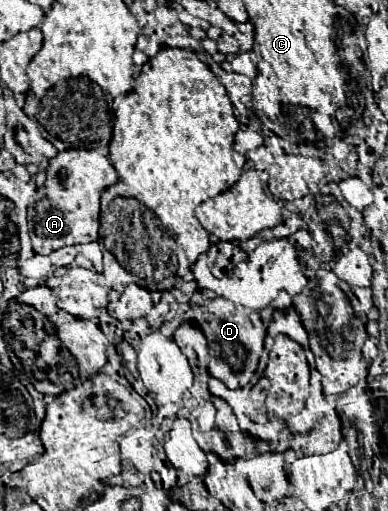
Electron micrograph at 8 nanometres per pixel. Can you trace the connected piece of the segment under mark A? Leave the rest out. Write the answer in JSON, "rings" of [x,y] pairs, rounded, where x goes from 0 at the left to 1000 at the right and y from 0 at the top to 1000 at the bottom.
{"rings":[[[152,295],[126,315],[116,370],[90,378],[85,405],[75,413],[75,464],[85,491],[101,499],[131,499],[142,487],[162,479],[245,472],[260,429],[255,386],[276,366],[302,358],[302,339],[281,323],[276,307],[255,303],[250,295]]]}

